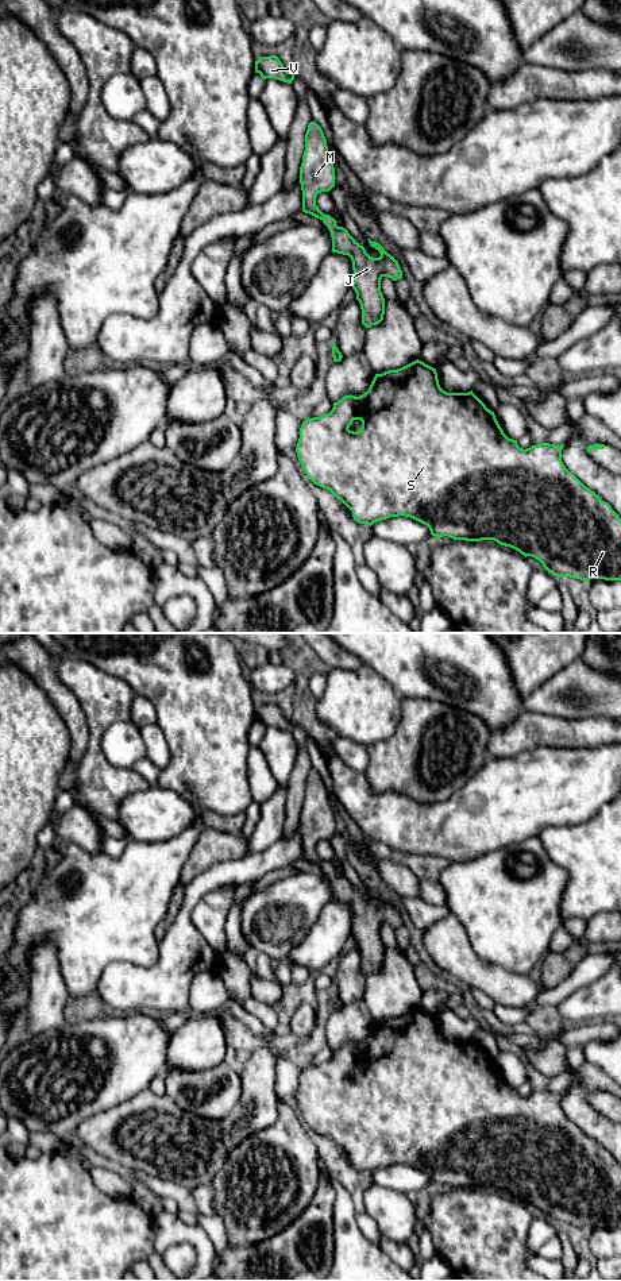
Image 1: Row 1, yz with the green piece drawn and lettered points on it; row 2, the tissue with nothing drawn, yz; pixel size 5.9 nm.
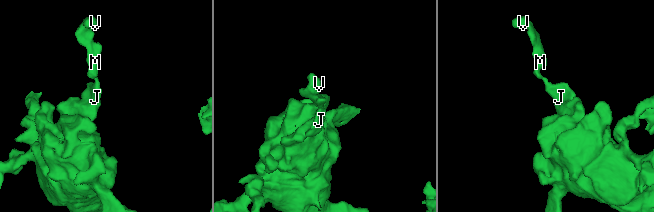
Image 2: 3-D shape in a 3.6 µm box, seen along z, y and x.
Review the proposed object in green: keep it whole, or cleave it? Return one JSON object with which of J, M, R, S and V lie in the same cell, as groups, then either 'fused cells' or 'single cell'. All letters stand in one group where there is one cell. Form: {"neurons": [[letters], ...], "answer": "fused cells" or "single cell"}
{"neurons": [["J", "M", "R", "S", "V"]], "answer": "single cell"}

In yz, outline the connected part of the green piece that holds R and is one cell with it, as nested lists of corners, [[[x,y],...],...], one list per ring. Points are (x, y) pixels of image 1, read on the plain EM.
[[[414,1008],[401,1016],[375,1022],[369,1038],[359,1043],[344,1043],[329,1061],[306,1066],[300,1076],[300,1087],[296,1095],[298,1108],[306,1124],[317,1134],[329,1138],[351,1160],[359,1172],[373,1173],[390,1165],[410,1165],[431,1178],[437,1187],[448,1184],[454,1188],[482,1189],[494,1188],[501,1193],[510,1195],[521,1203],[539,1208],[544,1218],[555,1224],[570,1224],[589,1230],[590,1227],[621,1228],[621,1166],[612,1154],[602,1149],[593,1138],[586,1135],[562,1110],[563,1092],[554,1093],[540,1091],[526,1097],[518,1095],[517,1088],[509,1087],[500,1074],[494,1060],[471,1039],[447,1041],[437,1027],[436,1016],[421,1008]]]

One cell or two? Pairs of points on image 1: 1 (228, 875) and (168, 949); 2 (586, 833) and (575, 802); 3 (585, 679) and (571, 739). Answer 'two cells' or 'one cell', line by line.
1: one cell
2: two cells
3: two cells

